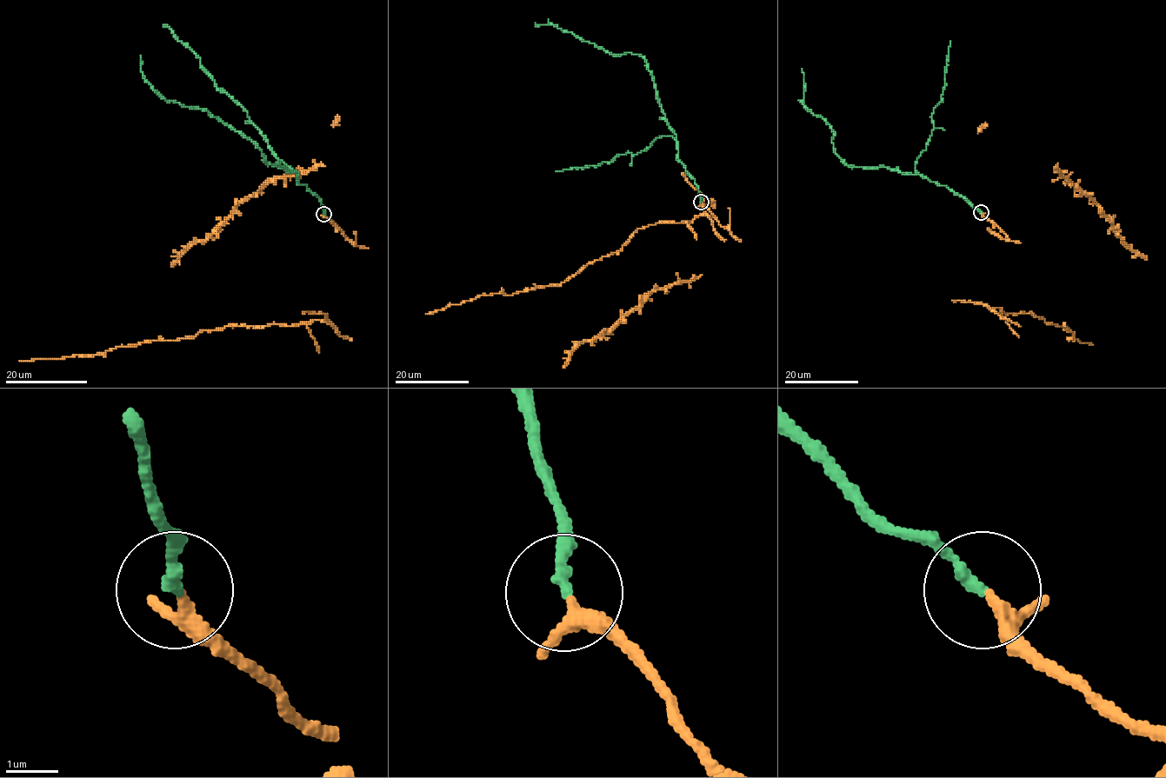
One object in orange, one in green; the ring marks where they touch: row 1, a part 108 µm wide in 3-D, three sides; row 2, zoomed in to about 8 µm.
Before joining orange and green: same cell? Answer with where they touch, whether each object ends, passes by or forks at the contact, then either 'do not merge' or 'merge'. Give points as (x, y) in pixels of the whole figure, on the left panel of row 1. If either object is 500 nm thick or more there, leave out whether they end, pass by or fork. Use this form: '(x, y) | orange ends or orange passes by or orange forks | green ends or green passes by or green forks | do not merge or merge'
(323, 214) | orange passes by | green ends | merge

